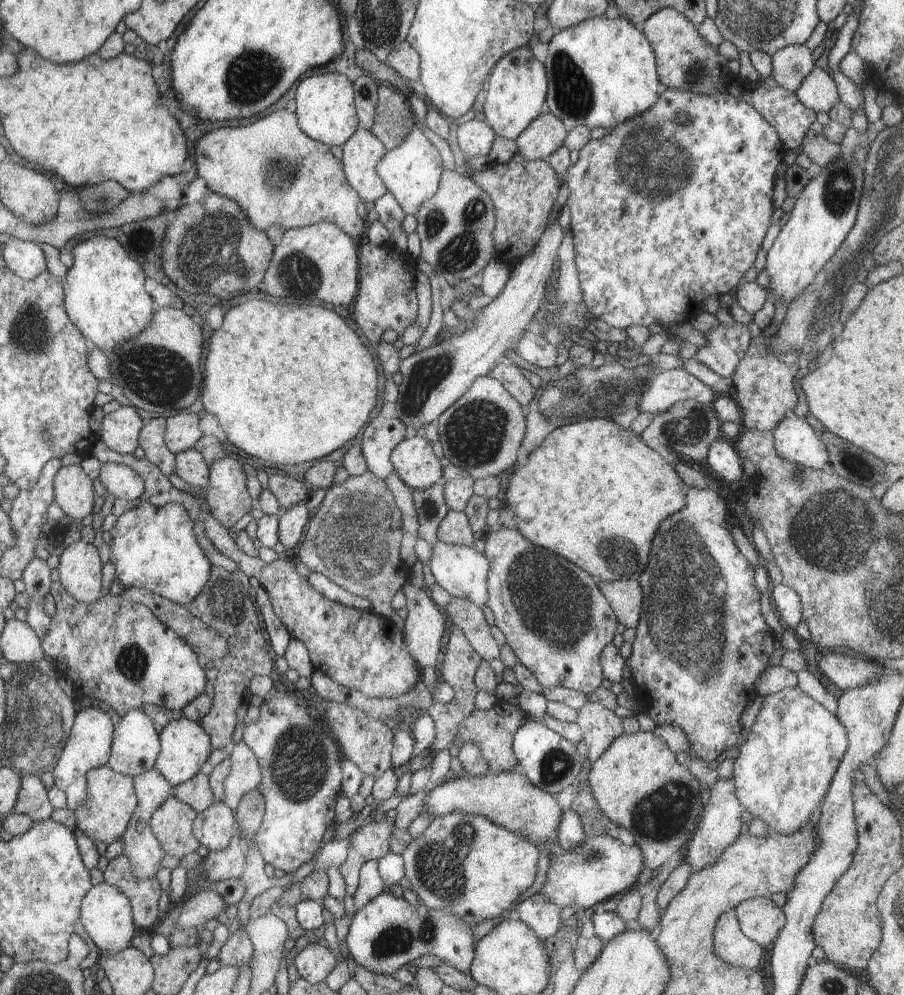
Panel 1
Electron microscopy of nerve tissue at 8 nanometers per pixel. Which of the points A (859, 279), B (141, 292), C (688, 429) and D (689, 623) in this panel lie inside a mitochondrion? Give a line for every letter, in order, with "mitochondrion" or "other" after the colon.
A: other
B: other
C: mitochondrion
D: mitochondrion

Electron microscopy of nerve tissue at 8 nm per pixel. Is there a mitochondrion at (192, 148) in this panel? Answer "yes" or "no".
no

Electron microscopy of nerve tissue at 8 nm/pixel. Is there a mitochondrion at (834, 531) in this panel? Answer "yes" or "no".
yes

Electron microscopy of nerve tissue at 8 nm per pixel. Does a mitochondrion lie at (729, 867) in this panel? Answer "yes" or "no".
no

